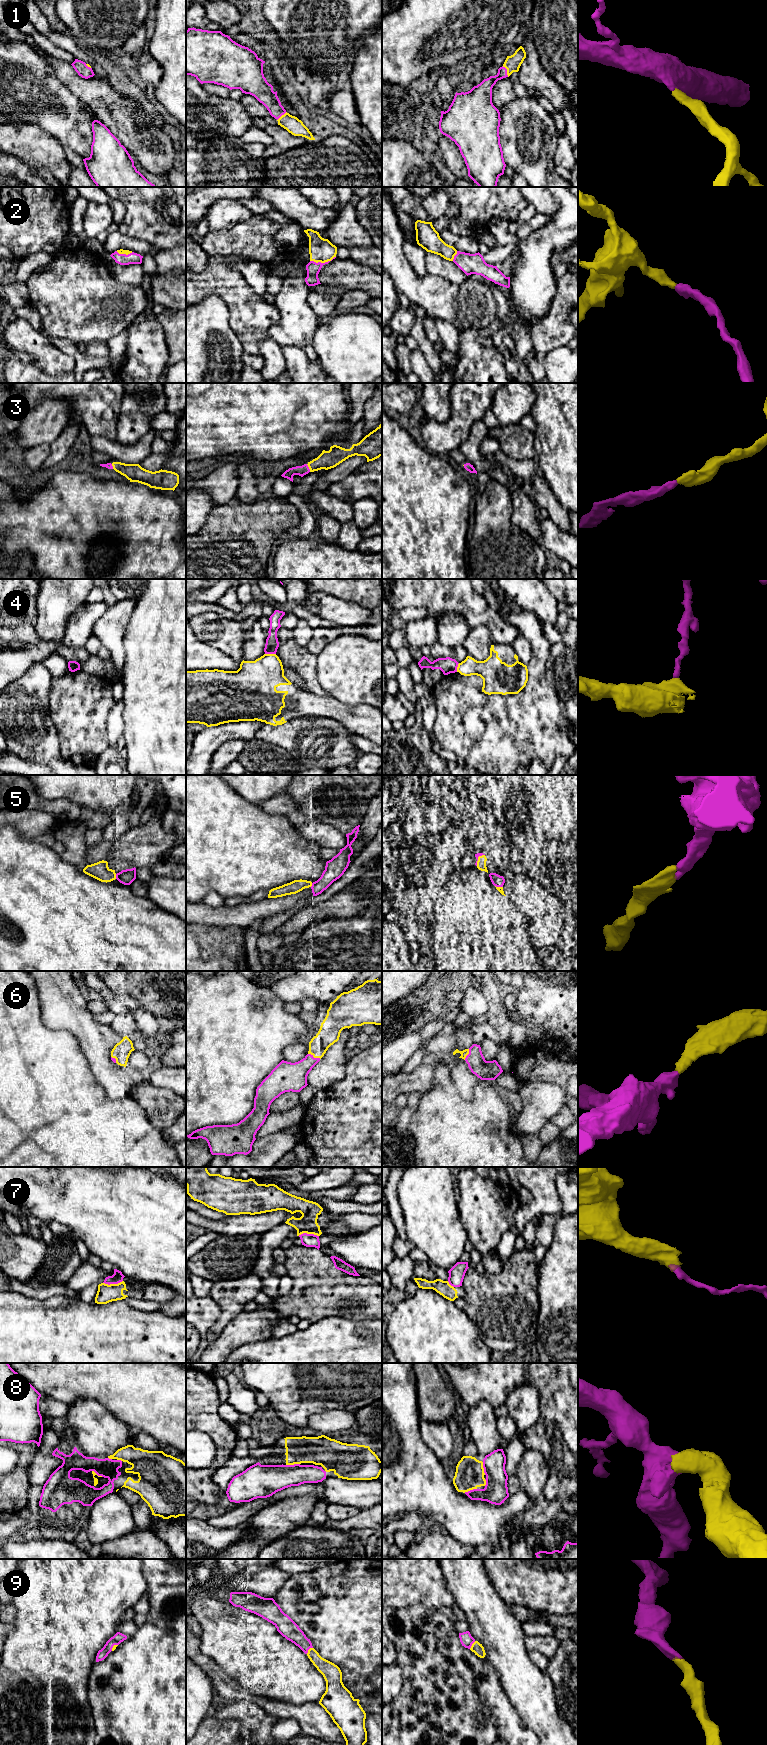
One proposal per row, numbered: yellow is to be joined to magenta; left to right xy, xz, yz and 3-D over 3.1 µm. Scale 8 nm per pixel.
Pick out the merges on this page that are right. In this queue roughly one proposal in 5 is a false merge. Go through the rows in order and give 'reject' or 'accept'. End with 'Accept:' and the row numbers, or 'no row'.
1: accept
2: accept
3: accept
4: reject
5: accept
6: accept
7: reject
8: accept
9: accept
Accept: 1, 2, 3, 5, 6, 8, 9

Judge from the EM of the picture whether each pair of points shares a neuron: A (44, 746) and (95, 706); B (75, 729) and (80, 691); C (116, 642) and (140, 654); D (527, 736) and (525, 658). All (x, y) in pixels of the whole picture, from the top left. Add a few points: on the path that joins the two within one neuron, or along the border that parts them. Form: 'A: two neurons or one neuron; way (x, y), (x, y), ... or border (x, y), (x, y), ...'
A: two neurons; border (49, 713), (56, 729), (58, 747), (63, 758)
B: one neuron; way (80, 720), (80, 700)
C: two neurons; border (129, 622), (123, 638), (123, 669)
D: two neurons; border (529, 642), (532, 648), (532, 657), (526, 665)

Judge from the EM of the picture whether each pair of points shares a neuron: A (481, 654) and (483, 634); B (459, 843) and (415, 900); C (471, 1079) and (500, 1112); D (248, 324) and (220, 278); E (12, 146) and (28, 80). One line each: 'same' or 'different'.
A: same
B: different
C: different
D: same
E: different

